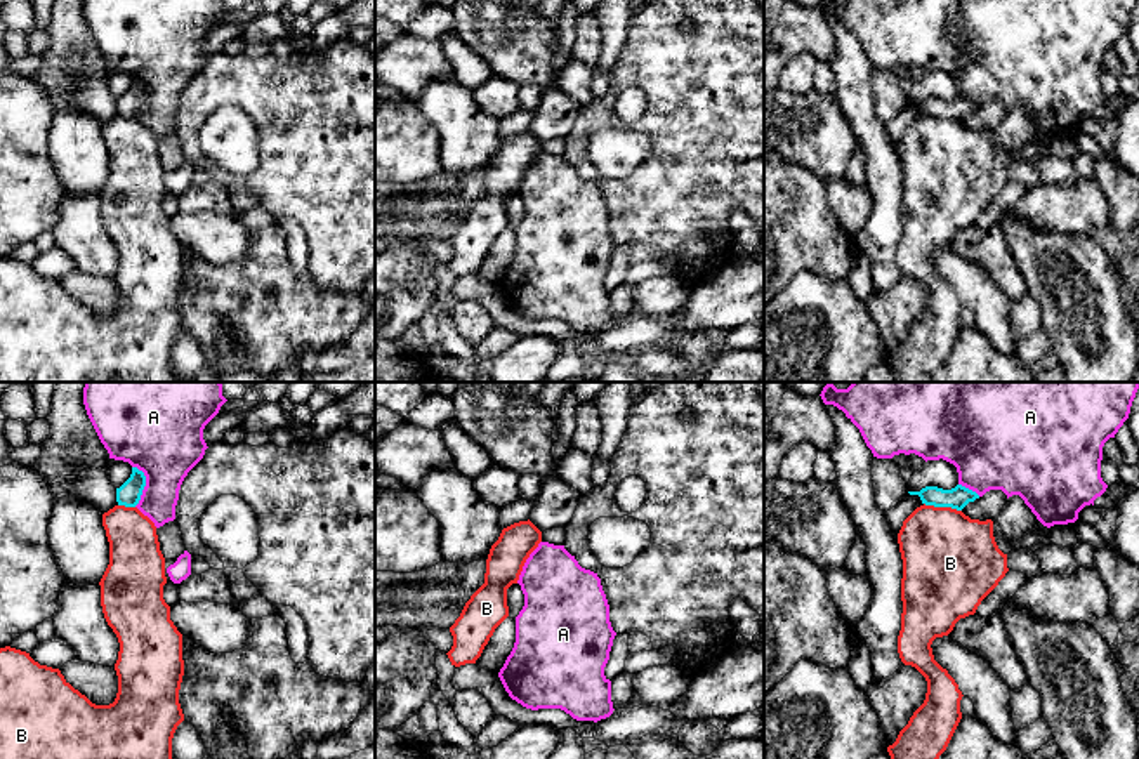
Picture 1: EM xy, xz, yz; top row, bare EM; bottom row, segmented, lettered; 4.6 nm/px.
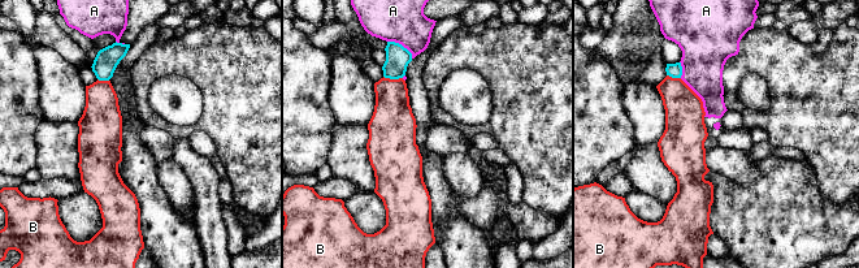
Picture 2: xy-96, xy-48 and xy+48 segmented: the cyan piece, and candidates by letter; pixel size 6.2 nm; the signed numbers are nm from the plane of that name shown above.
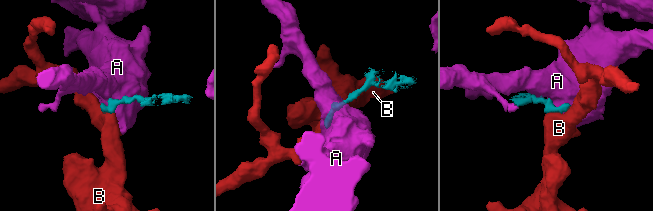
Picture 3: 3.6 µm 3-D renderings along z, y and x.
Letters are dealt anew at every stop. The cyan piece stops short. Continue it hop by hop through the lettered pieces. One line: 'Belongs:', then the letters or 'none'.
Belongs: none

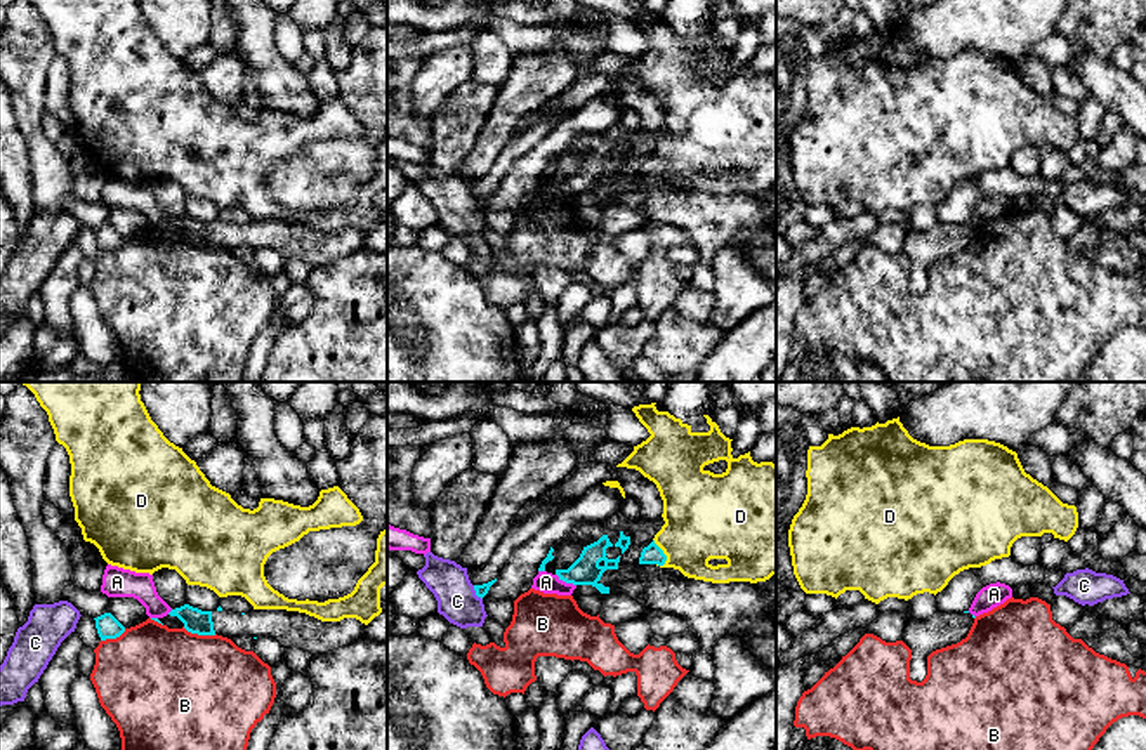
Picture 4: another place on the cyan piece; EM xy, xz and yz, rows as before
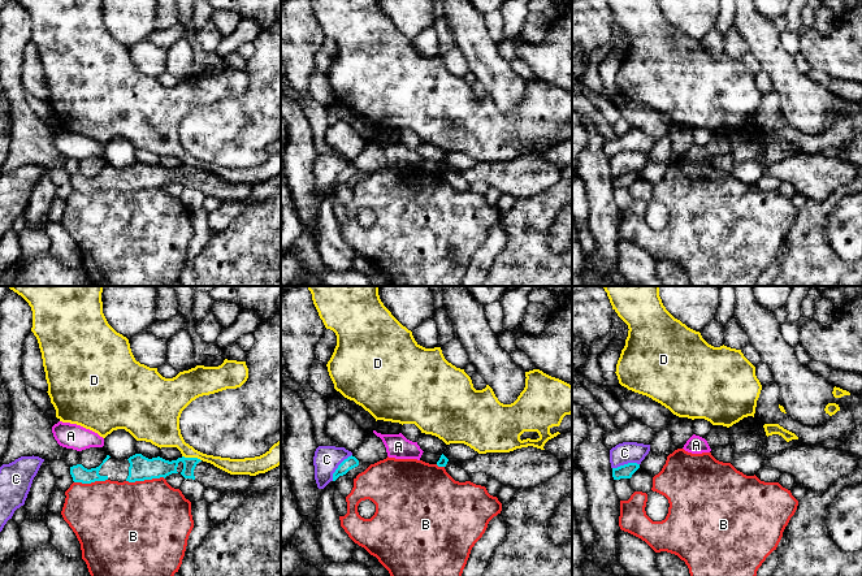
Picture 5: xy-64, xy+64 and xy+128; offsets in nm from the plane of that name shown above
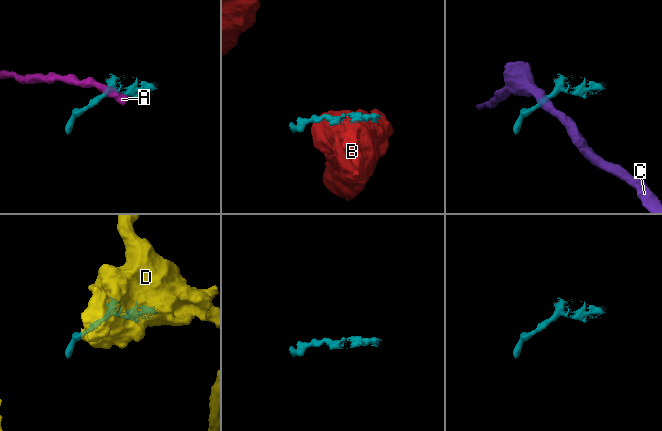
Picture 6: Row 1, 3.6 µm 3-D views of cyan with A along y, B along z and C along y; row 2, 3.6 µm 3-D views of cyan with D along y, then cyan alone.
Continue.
Belongs: none

